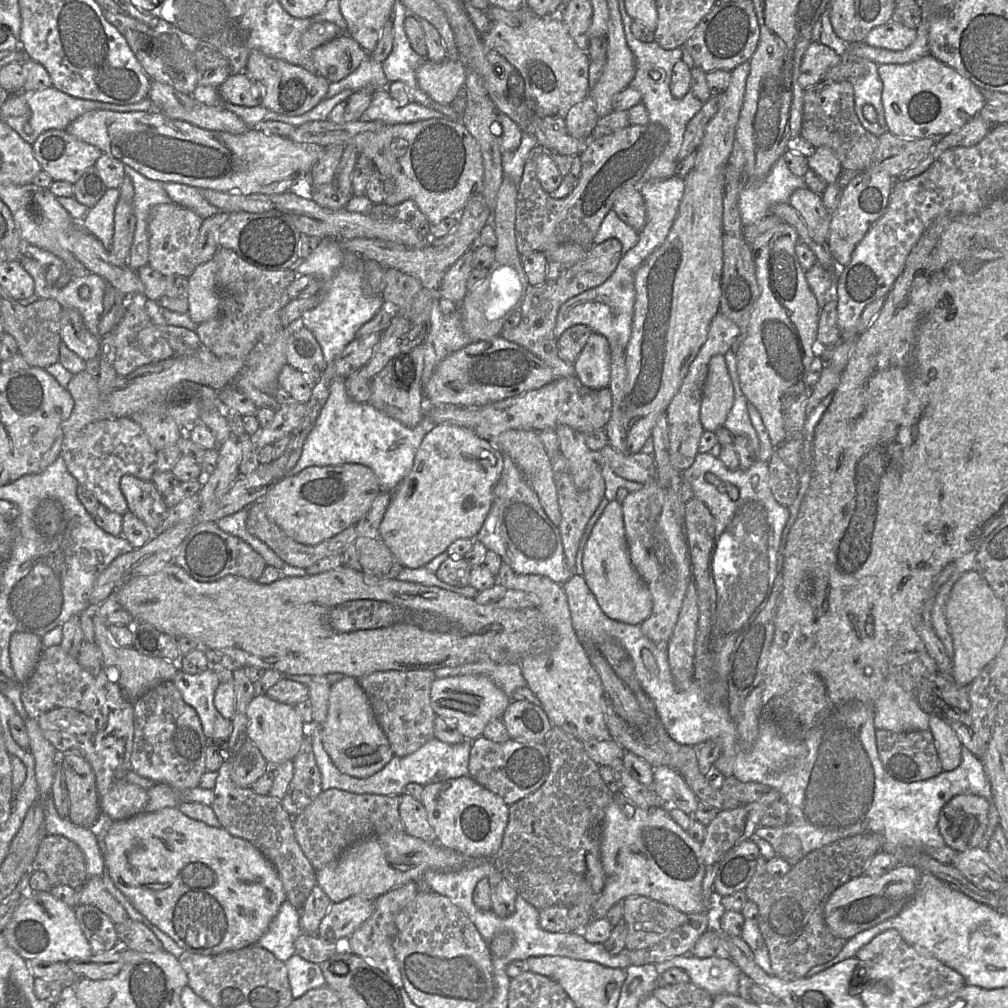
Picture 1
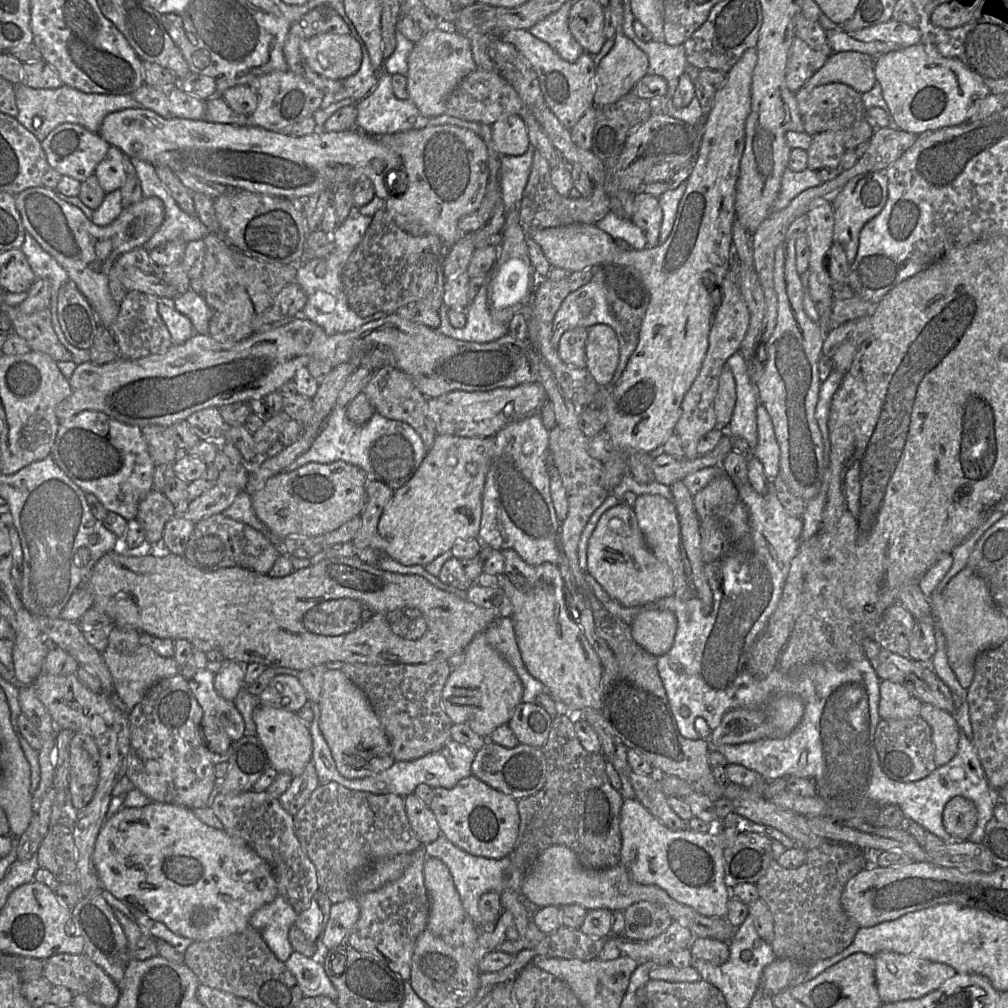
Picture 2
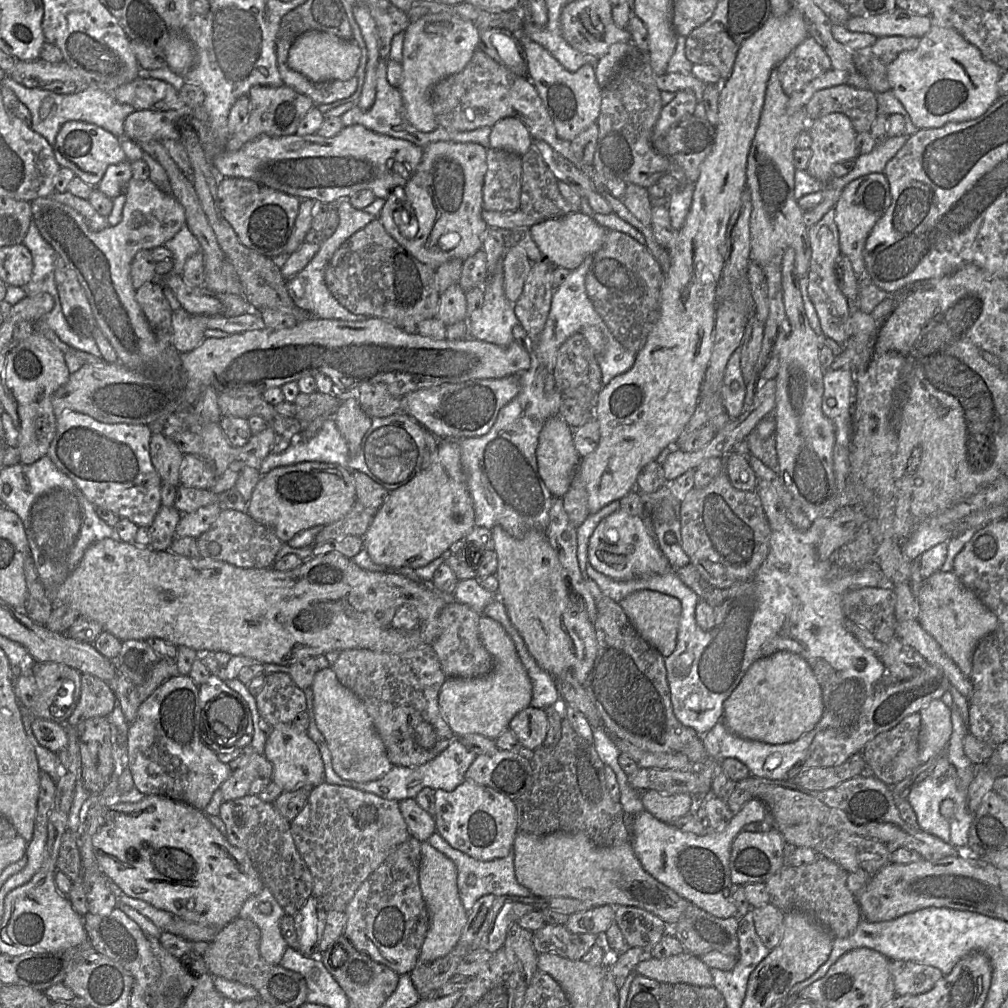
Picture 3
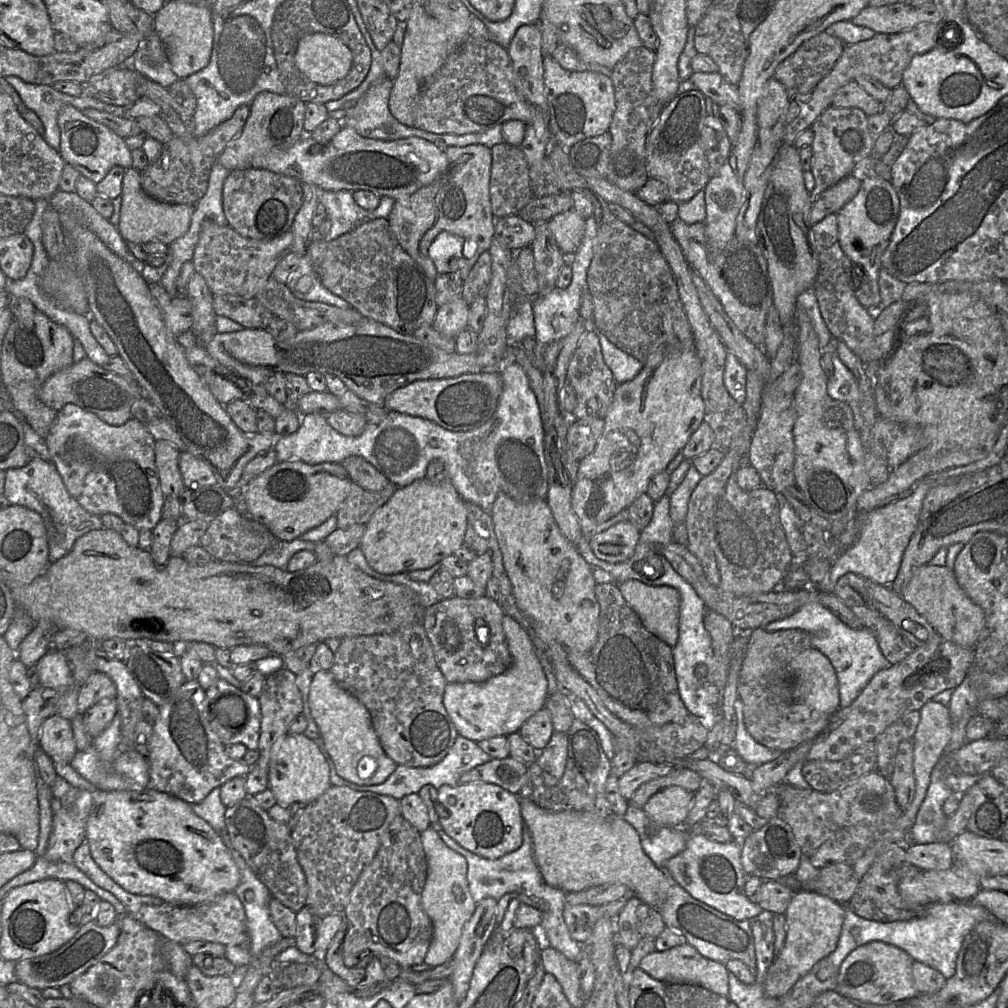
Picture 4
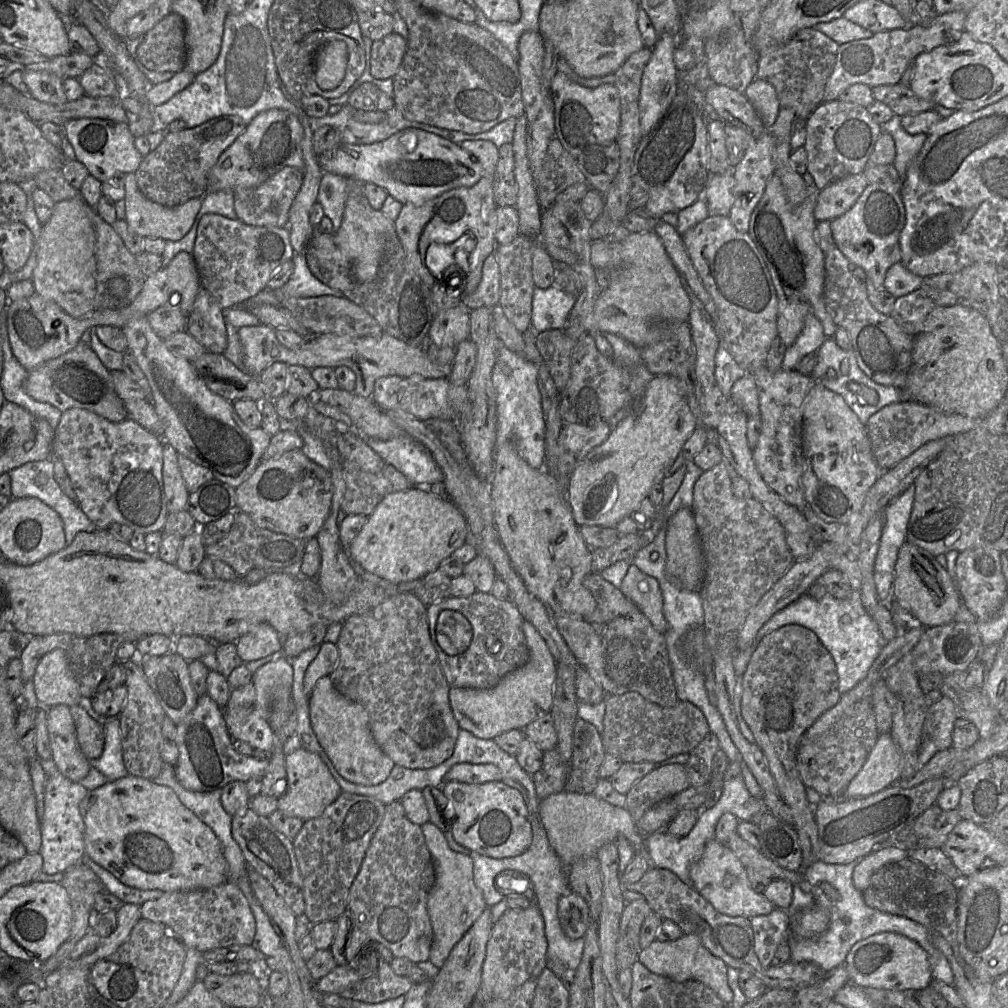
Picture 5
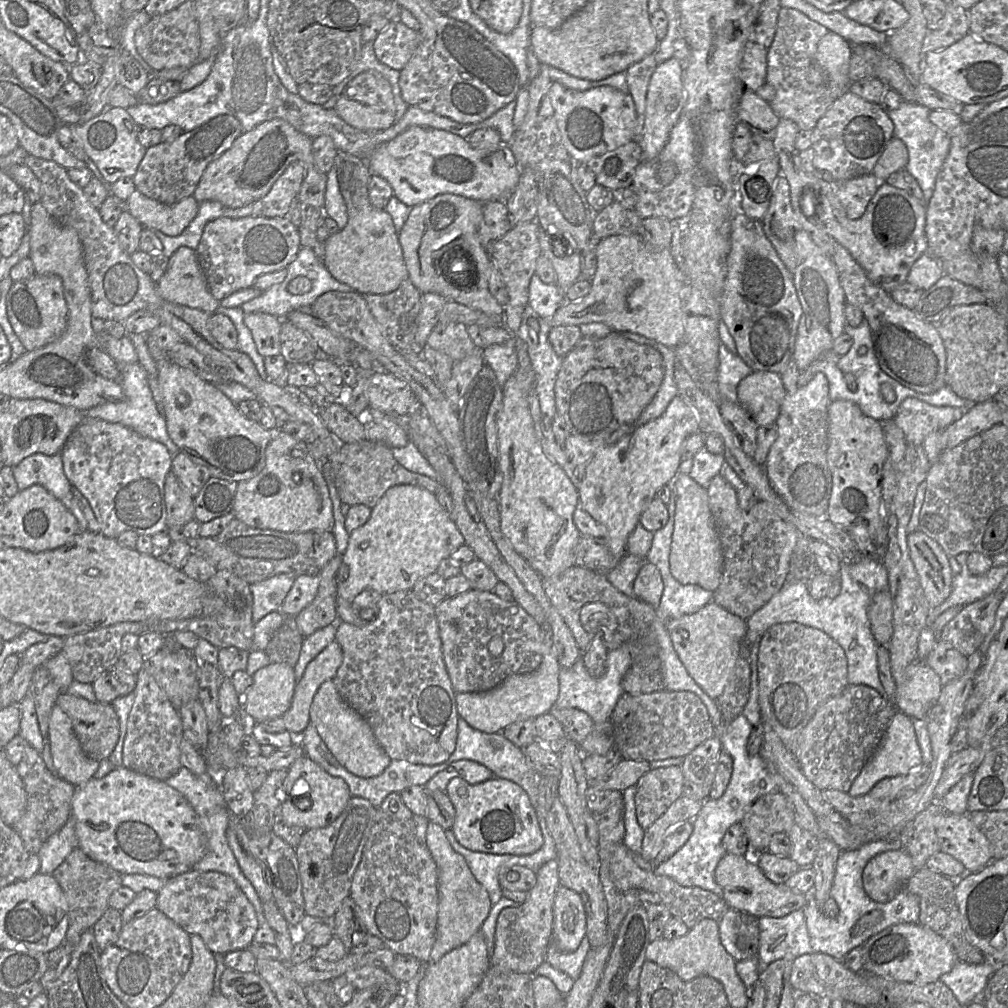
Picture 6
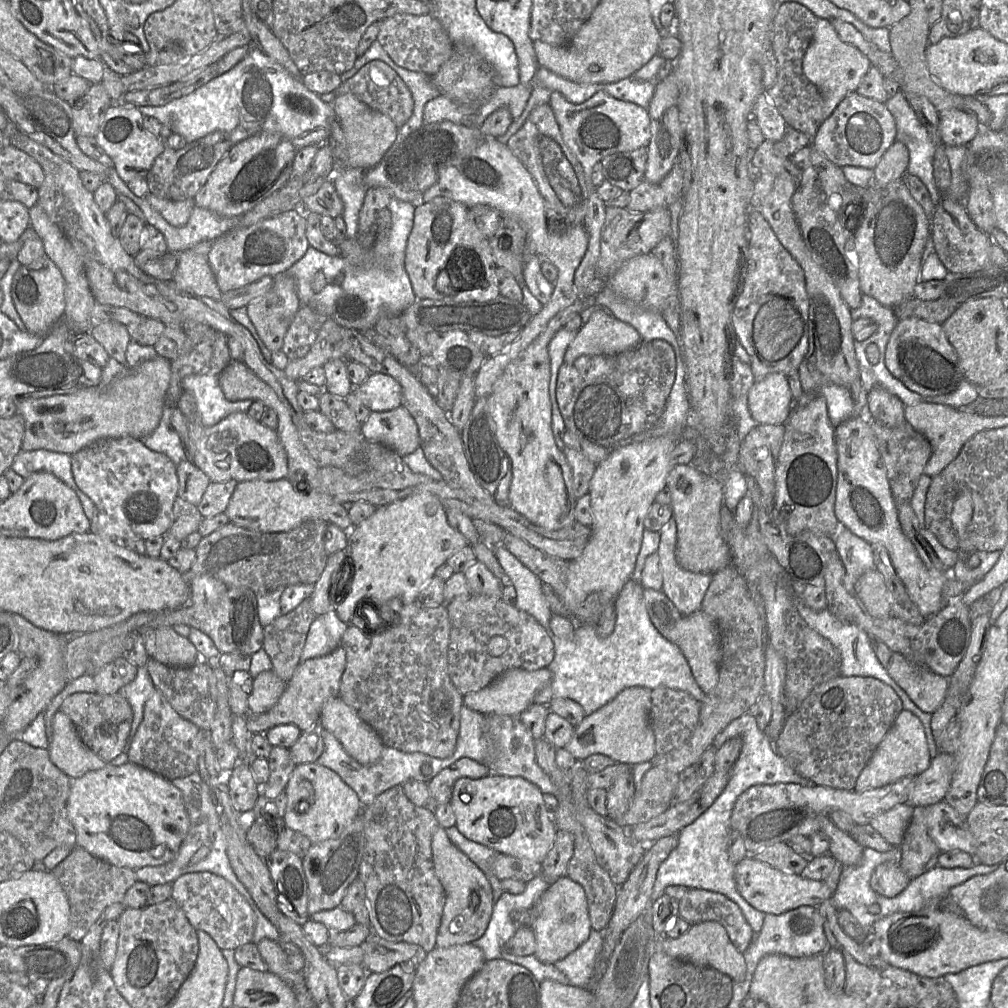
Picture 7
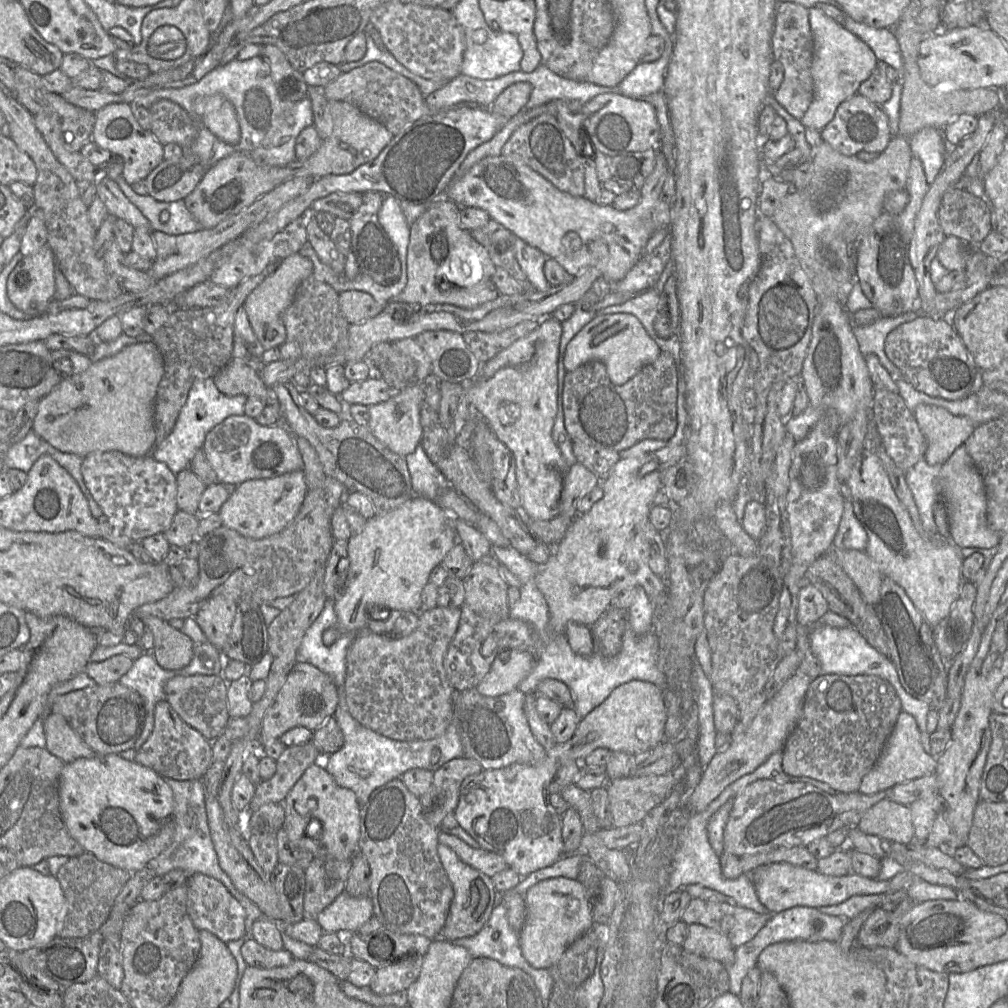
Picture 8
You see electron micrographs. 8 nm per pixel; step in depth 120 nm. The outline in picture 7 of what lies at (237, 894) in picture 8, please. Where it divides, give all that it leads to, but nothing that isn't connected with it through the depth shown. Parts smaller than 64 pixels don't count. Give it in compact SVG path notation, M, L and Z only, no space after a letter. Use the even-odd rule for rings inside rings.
M194 772L186 777L175 778L171 780L171 783L182 793L190 822L189 830L174 860L163 865L145 866L135 870L137 881L146 882L150 886L155 886L157 884L173 883L177 878L186 873L212 872L213 874L219 875L229 881L248 901L249 905L253 909L256 922L252 942L257 944L264 938L278 941L278 929L260 911L249 891L237 878L232 869L227 855L226 838L222 830L220 817L211 788L203 781L199 772Z

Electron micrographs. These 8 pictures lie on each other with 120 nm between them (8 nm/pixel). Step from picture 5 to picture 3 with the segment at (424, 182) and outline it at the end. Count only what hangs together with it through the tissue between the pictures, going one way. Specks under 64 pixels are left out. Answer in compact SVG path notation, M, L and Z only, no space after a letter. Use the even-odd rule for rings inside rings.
M354 124L344 127L339 134L329 138L317 133L280 137L261 135L237 151L224 150L216 154L211 160L211 166L220 178L248 178L301 200L335 204L363 189L369 189L376 198L384 199L387 199L395 188L402 188L397 193L405 194L404 187L422 160L423 148L407 140L378 134L360 124Z

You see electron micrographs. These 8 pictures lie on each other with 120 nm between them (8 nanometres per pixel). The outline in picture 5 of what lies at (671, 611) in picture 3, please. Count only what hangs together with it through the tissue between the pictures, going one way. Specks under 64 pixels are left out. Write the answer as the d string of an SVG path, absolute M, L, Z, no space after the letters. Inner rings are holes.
M631 564L619 590L650 620L653 627L664 634L667 621L663 613L663 597L658 581Z

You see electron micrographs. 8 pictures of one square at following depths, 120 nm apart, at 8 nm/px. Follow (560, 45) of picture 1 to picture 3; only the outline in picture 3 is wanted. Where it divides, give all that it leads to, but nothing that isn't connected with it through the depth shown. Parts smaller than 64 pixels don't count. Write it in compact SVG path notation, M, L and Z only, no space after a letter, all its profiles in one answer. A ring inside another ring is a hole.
M518 32L515 36L525 53L527 77L536 87L553 120L558 136L572 141L591 124L597 122L600 114L602 89L597 82L595 67L585 64L579 70L570 72L547 49L525 33Z

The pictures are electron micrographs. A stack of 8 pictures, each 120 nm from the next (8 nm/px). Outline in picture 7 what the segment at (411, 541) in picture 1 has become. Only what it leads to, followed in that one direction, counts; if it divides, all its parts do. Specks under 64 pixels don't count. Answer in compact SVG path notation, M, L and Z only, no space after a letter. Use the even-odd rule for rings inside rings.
M428 491L376 507L372 516L349 531L346 556L353 563L353 578L345 588L347 583L342 577L342 590L336 596L337 616L350 624L363 603L384 603L391 598L399 598L403 604L416 601L419 591L435 576L436 569L465 546L469 546L467 539L450 526L446 509Z

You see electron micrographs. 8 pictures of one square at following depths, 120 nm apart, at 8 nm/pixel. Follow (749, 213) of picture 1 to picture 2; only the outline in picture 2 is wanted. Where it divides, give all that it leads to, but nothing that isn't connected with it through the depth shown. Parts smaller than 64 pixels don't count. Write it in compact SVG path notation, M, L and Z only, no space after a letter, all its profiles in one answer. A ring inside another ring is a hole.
M787 168L782 176L781 188L774 201L773 211L785 208L800 193L809 188L820 186L822 183L823 181L814 170L807 168L804 171L795 172Z

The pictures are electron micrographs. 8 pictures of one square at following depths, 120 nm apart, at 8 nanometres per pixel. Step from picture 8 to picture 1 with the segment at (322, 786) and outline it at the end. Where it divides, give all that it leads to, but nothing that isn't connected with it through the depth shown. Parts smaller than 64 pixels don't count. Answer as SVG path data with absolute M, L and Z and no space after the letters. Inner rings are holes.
M255 695L247 707L247 738L260 750L270 767L287 760L293 761L298 753L308 725L293 705L275 701L264 695Z

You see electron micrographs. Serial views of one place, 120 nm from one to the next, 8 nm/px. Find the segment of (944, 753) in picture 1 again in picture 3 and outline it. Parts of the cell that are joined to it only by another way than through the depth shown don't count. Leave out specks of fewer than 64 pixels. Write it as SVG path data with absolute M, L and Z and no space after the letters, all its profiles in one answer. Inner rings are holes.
M932 700L919 711L921 727L918 738L918 761L924 764L946 748L951 734L951 708L941 700Z

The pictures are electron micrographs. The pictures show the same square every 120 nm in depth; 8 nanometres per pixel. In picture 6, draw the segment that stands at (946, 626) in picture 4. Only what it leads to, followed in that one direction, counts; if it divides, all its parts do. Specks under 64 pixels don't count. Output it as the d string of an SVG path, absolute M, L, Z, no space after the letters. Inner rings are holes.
M919 530L907 534L907 546L929 607L940 605L952 588L948 556L935 540Z

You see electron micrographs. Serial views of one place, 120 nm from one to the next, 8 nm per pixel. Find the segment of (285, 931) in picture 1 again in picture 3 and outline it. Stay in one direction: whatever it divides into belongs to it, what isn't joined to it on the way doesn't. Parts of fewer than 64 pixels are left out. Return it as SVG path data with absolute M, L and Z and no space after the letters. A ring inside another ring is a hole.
M266 886L249 897L239 912L239 918L251 920L260 929L260 954L267 963L272 965L280 965L289 947L280 930L280 920L285 914Z

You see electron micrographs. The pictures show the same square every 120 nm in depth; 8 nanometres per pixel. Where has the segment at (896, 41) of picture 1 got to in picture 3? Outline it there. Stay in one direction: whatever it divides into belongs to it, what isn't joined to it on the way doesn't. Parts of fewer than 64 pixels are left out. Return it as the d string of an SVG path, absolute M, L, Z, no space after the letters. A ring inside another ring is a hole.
M896 7L895 9L867 17L849 17L845 24L852 32L873 34L877 38L904 36L922 38L932 26L930 16L920 16Z

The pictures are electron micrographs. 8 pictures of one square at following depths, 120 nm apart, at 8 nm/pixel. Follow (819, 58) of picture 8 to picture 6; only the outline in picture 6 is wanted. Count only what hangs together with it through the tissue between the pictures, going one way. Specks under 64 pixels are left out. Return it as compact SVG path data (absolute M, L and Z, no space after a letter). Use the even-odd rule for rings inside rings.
M828 31L819 41L816 59L825 70L836 97L847 91L851 83L849 78L849 65L852 55L852 44L839 34Z

